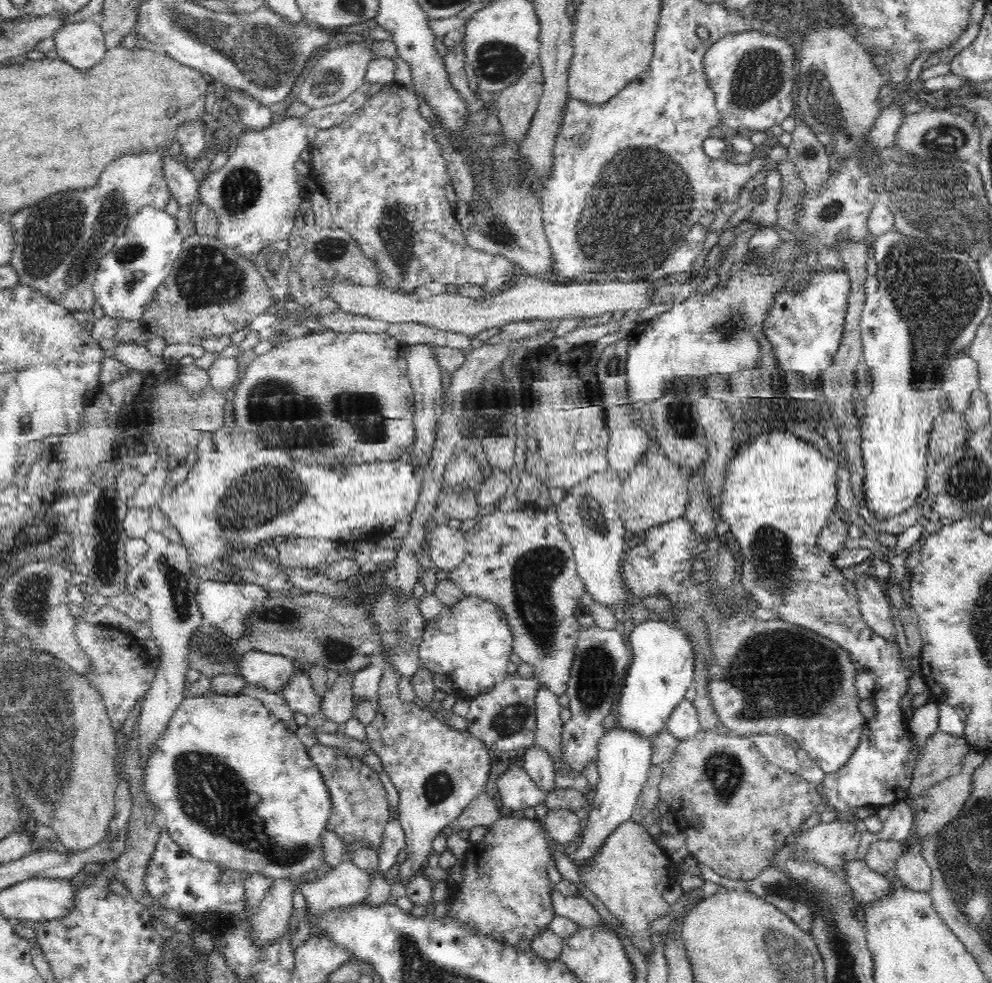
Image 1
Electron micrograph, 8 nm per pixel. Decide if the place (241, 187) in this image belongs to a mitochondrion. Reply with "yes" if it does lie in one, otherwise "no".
yes

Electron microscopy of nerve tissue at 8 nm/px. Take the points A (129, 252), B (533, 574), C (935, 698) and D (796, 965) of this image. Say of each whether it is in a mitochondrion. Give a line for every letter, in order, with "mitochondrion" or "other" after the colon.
A: mitochondrion
B: mitochondrion
C: other
D: mitochondrion

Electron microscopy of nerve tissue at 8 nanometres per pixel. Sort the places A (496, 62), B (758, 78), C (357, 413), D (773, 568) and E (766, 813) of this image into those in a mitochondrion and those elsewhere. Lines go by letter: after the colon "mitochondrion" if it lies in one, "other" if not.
A: mitochondrion
B: mitochondrion
C: mitochondrion
D: mitochondrion
E: other

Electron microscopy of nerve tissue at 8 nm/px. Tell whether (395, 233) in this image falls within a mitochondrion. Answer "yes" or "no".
yes

